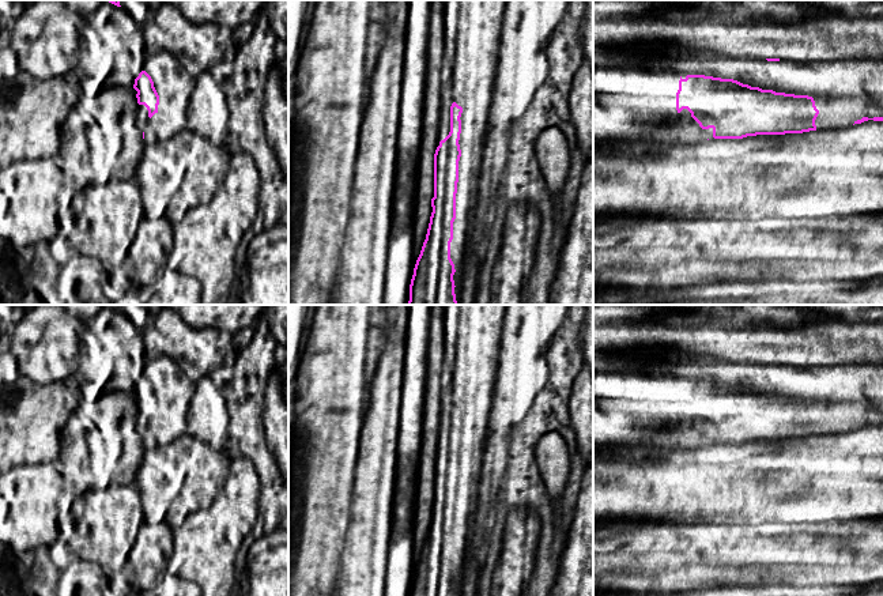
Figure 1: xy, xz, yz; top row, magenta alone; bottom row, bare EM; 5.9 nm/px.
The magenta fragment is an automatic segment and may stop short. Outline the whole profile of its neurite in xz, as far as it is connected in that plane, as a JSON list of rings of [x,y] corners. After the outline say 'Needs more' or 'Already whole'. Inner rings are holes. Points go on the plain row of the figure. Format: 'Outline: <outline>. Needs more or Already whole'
Outline: [[[444,305],[444,359],[448,381],[439,407],[433,517],[410,596],[454,596],[453,580],[465,563],[478,508],[505,309],[506,305]]]. Needs more

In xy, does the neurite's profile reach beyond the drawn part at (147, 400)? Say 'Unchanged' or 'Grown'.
Grown

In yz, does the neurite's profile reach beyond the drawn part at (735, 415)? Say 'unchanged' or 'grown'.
grown

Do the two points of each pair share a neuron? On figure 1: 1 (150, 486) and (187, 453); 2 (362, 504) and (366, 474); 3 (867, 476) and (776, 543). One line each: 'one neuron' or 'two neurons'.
1: one neuron
2: one neuron
3: two neurons

